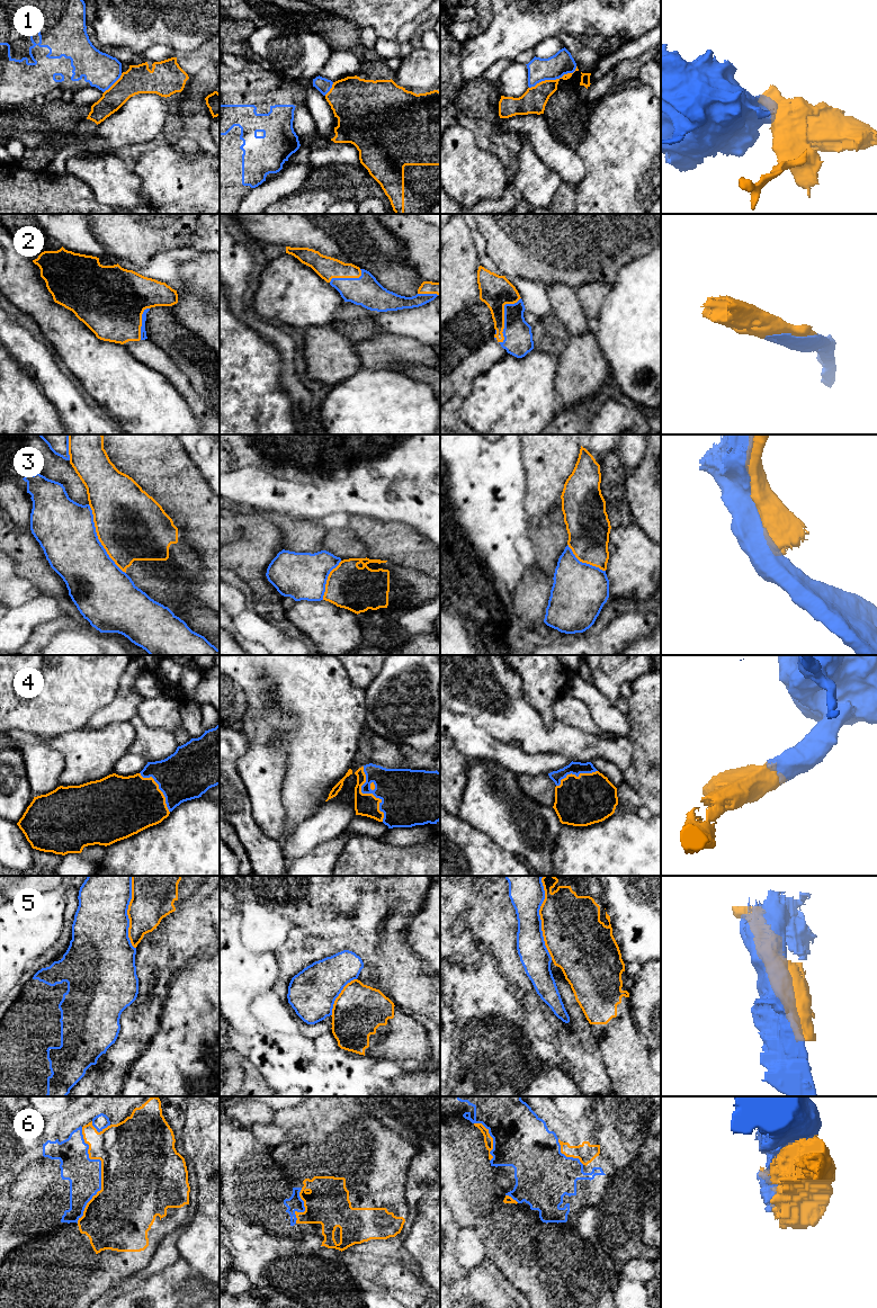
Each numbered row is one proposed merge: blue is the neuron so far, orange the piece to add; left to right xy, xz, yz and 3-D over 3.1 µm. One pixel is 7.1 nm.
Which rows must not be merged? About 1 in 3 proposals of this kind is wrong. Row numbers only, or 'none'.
1, 3, 5, 6

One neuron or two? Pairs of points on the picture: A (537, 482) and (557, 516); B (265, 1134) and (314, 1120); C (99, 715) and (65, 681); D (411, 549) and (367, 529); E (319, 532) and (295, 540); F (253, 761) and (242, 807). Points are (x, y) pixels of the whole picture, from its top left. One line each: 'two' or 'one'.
A: two
B: one
C: two
D: one
E: one
F: two

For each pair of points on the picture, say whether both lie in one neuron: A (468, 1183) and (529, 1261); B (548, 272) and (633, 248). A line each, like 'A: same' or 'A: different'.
A: same
B: same

